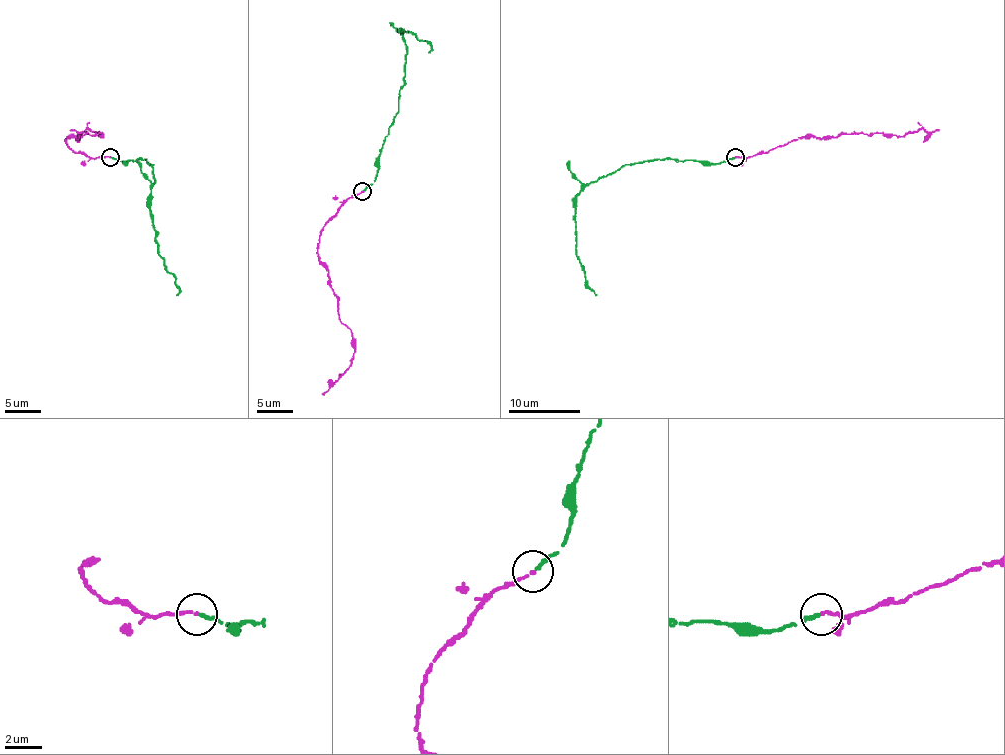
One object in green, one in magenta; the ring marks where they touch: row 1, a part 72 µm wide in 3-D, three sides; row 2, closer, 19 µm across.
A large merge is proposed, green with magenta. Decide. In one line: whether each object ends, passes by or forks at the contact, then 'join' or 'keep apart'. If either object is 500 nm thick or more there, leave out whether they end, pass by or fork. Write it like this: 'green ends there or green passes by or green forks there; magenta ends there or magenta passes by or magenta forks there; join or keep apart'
green ends there; magenta ends there; join

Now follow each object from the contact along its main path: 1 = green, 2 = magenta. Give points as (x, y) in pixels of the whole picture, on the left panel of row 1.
1: (111, 157), (125, 164), (136, 159), (152, 164), (150, 202), (158, 254), (176, 279), (179, 290), (176, 295)
2: (111, 157), (87, 157), (71, 150), (66, 137), (86, 133), (102, 135), (69, 130)

